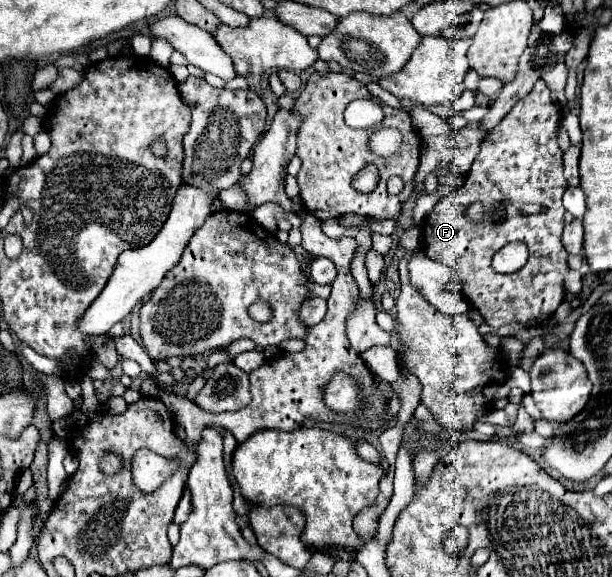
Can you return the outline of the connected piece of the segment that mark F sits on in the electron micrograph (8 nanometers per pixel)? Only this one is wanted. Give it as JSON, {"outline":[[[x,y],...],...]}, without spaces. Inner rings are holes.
{"outline":[[[542,80],[536,82],[534,90],[522,98],[508,114],[506,118],[488,132],[488,136],[482,142],[482,150],[476,156],[462,190],[450,192],[444,196],[430,216],[426,216],[424,222],[424,252],[428,258],[434,258],[446,266],[450,266],[452,276],[460,276],[464,280],[464,296],[466,300],[478,308],[482,318],[488,326],[500,328],[504,324],[510,324],[514,320],[526,324],[526,326],[538,326],[546,322],[550,316],[554,316],[556,308],[564,300],[564,276],[568,272],[568,254],[560,242],[562,228],[564,228],[564,206],[562,206],[562,194],[568,188],[568,182],[562,176],[564,164],[562,164],[562,150],[556,142],[556,128],[560,126],[560,106],[556,106],[550,100],[550,90]],[[480,200],[484,204],[484,218],[482,222],[470,222],[464,212],[466,208]],[[520,240],[528,246],[528,262],[522,270],[514,274],[498,274],[492,268],[492,256],[506,246],[508,242]]]}

